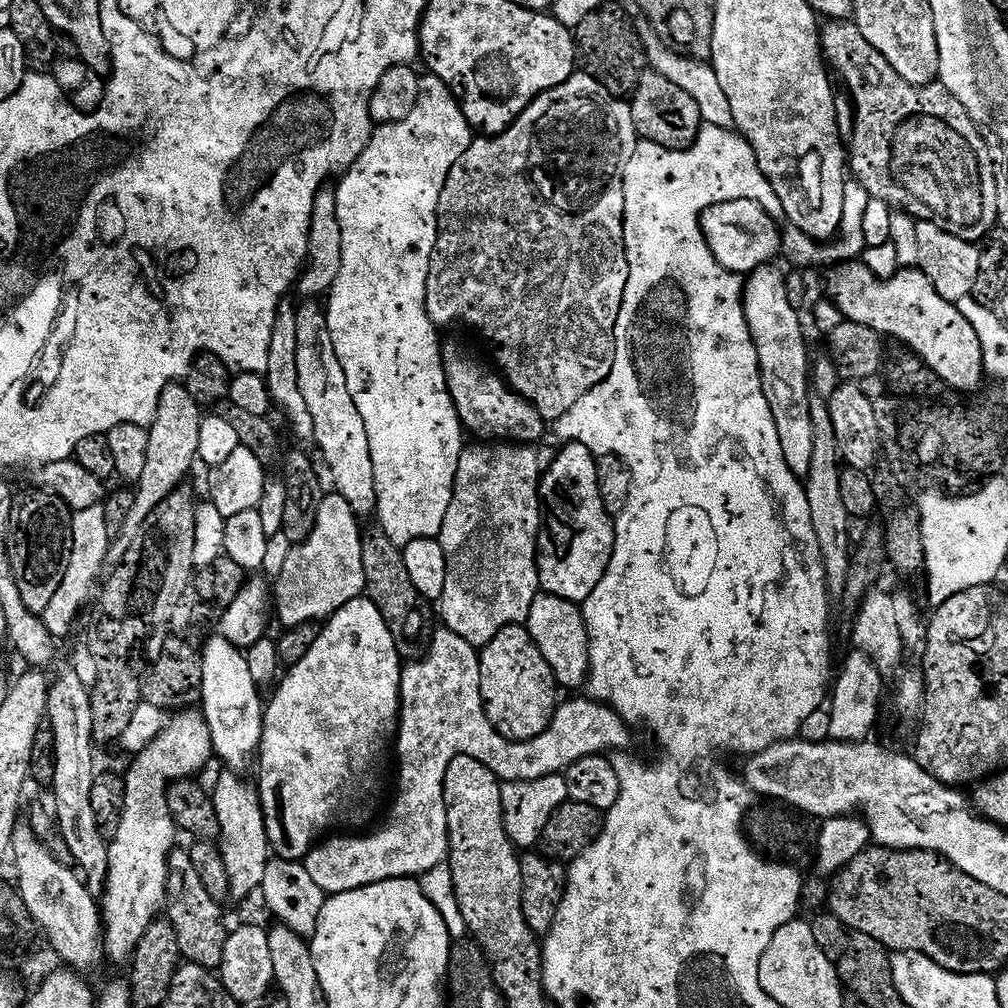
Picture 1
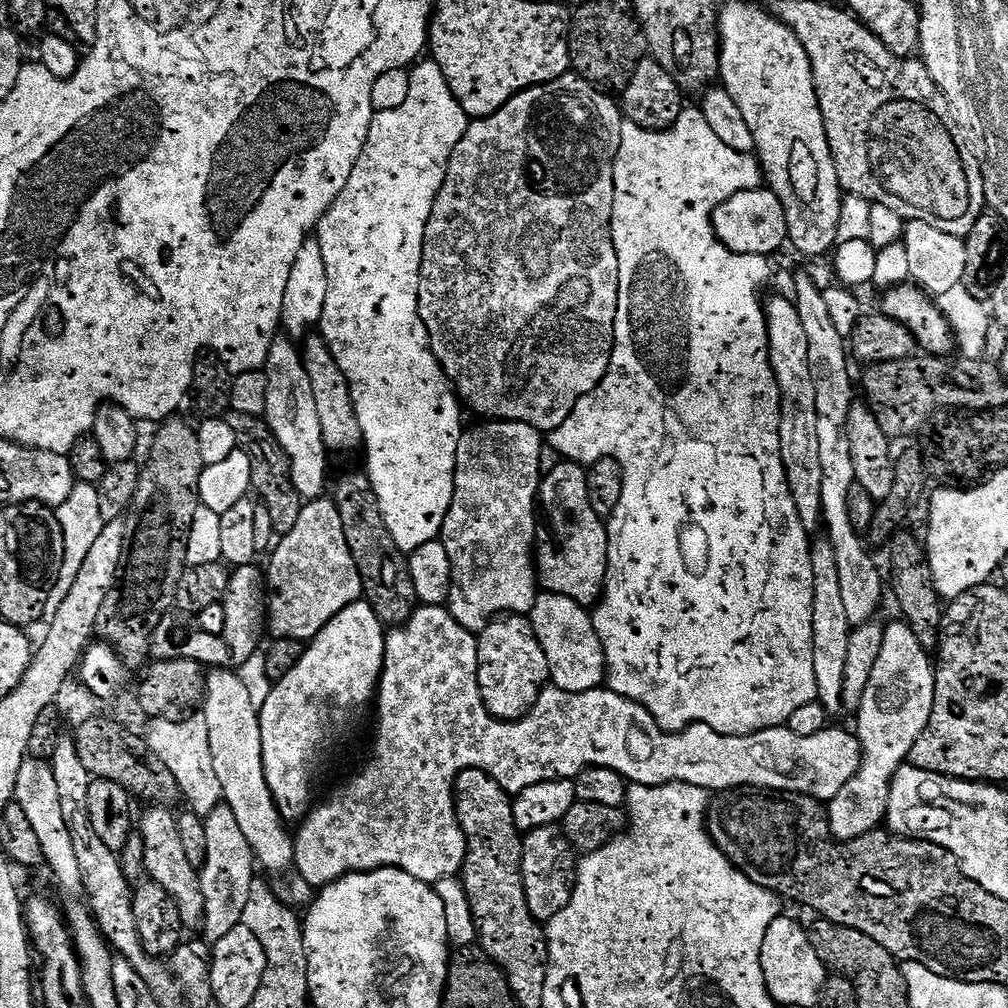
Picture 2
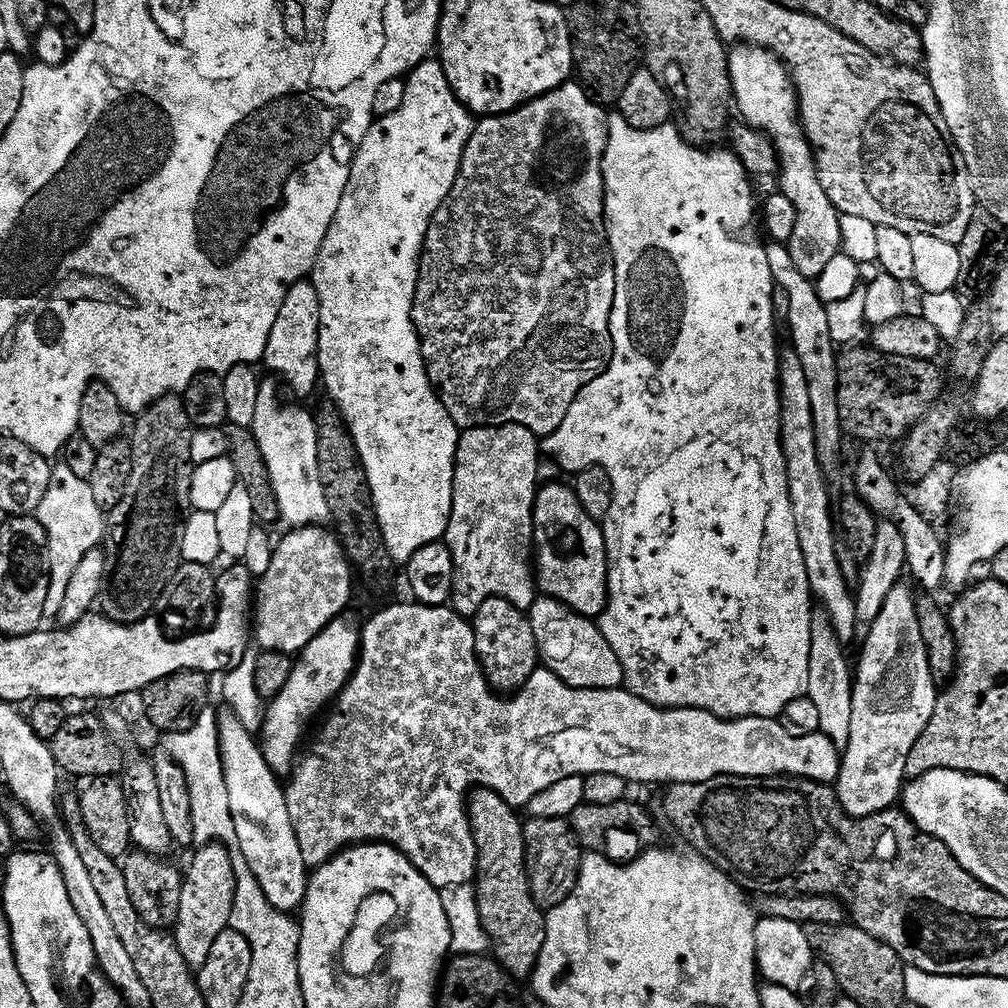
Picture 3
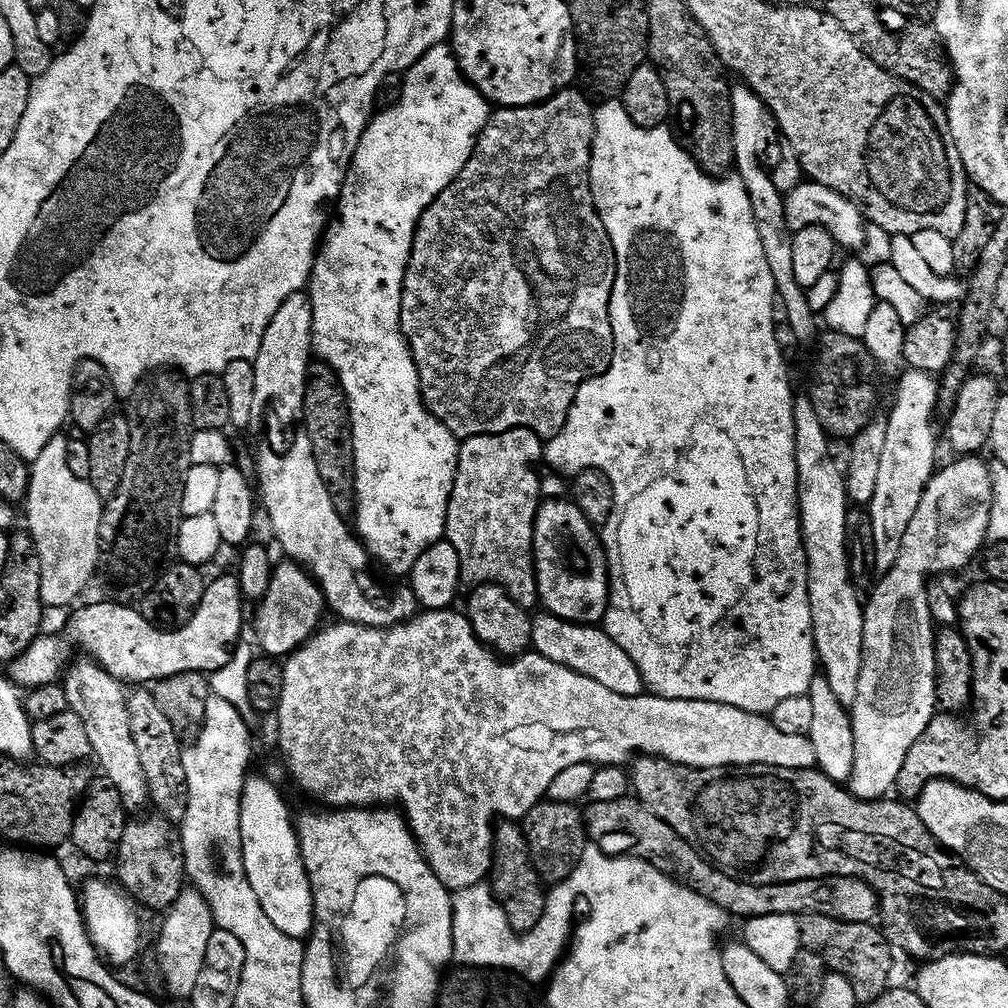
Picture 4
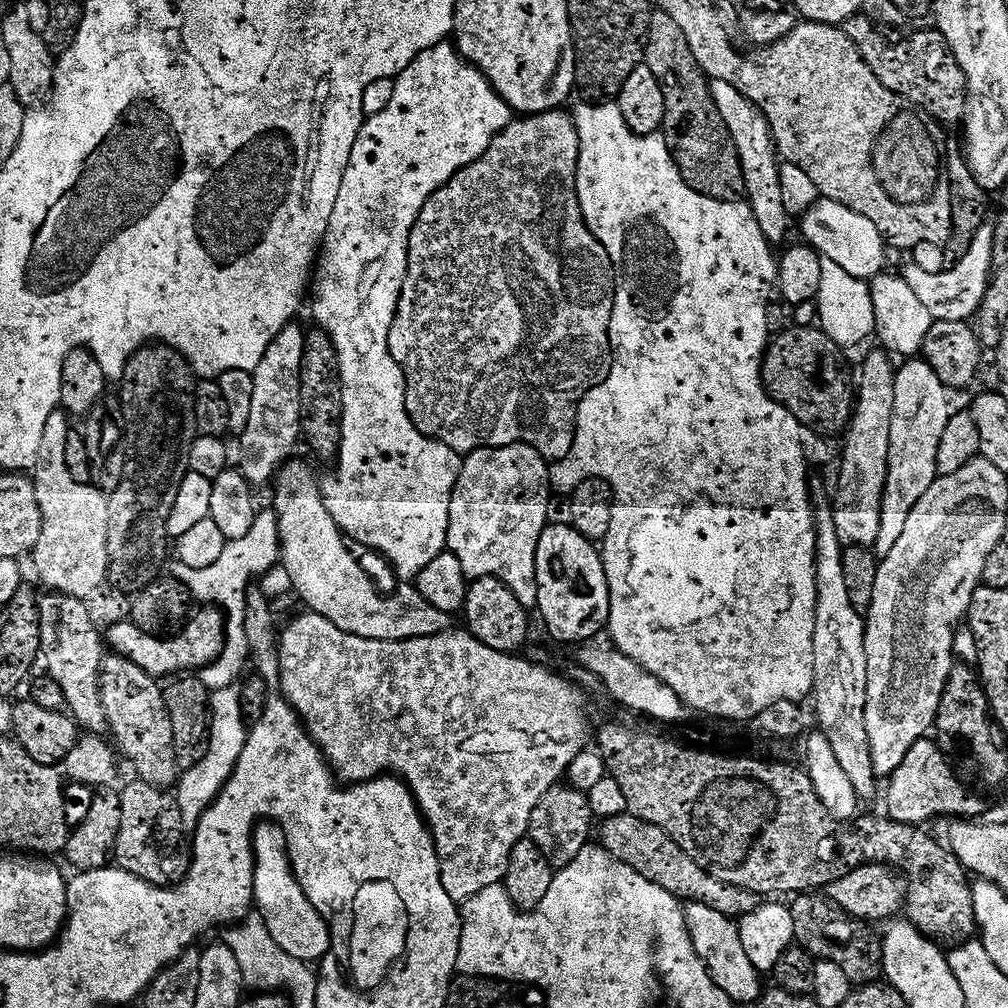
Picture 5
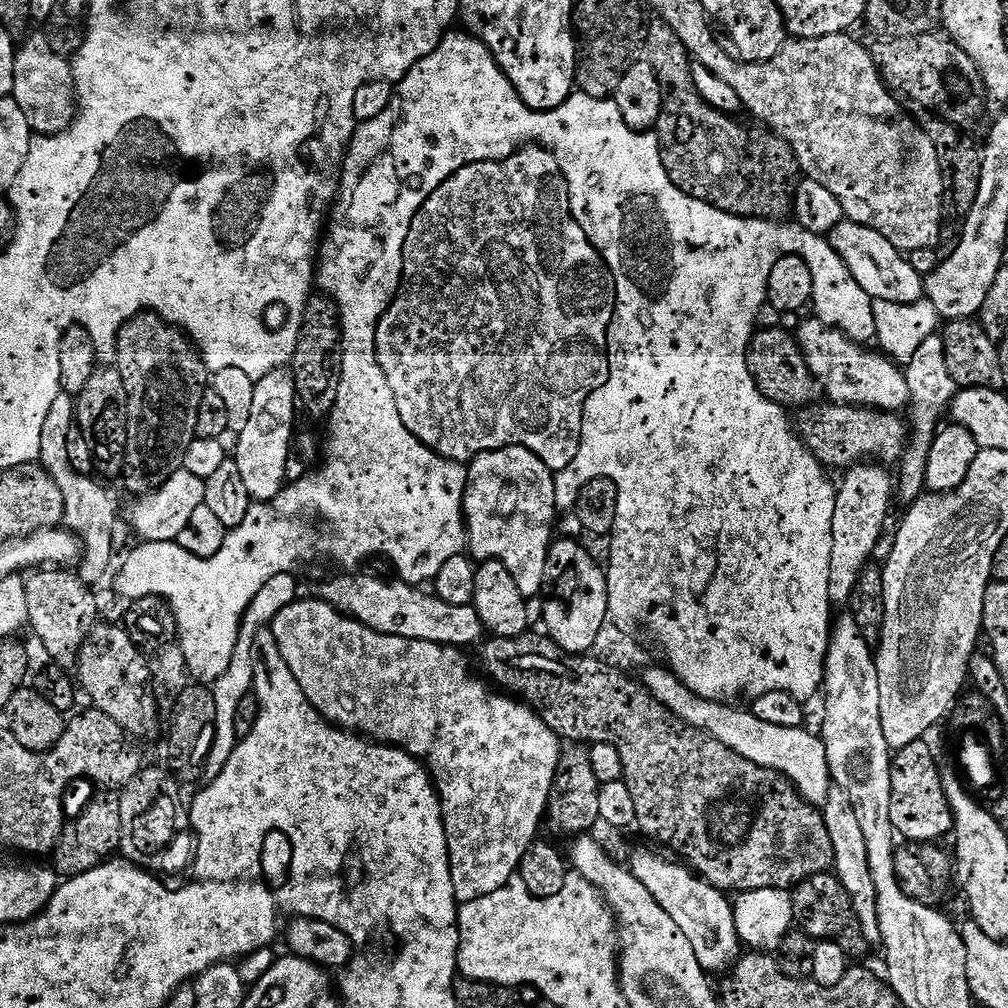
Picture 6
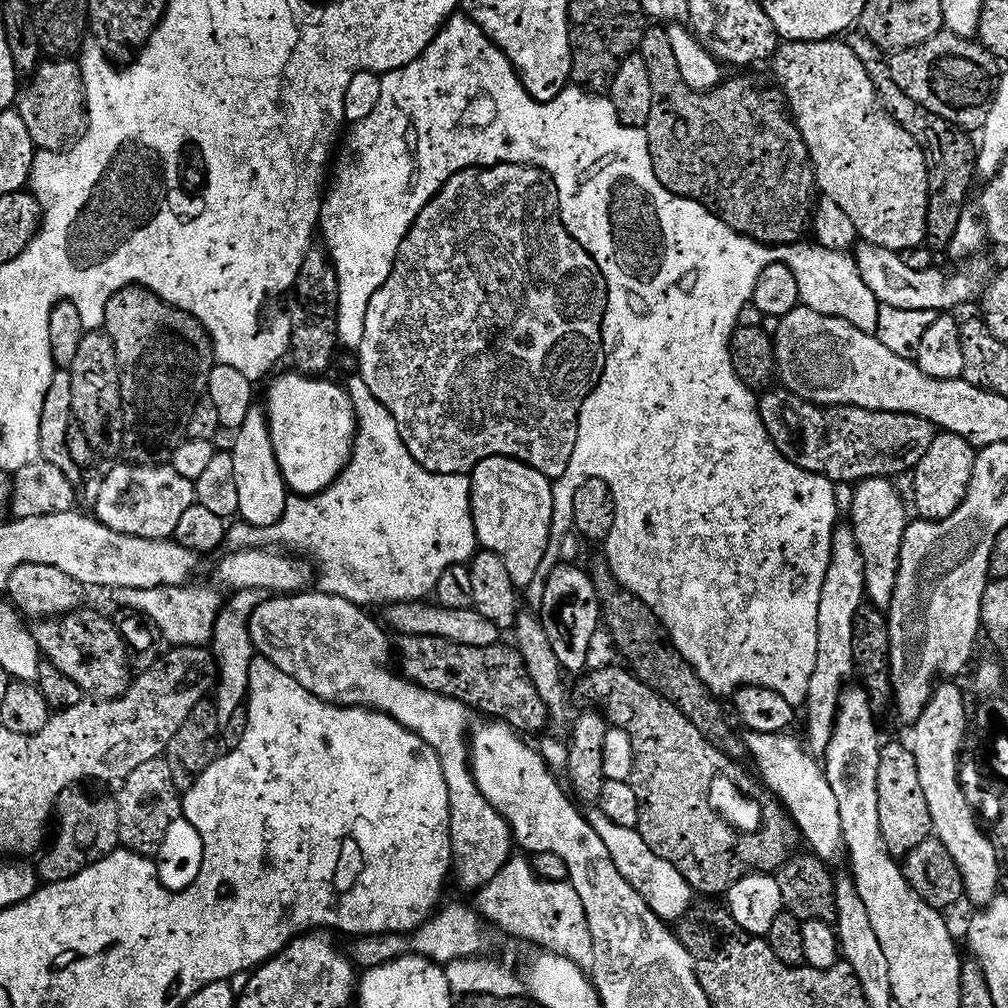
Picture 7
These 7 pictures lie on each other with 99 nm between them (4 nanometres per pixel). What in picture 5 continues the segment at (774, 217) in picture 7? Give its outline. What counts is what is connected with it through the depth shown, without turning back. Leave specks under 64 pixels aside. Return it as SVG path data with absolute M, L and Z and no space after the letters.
M653 11L644 63L664 87L666 114L662 135L684 180L703 196L715 200L733 199L743 189L738 150L715 106L709 79L698 66L682 30L678 30L678 22L674 22L670 14Z

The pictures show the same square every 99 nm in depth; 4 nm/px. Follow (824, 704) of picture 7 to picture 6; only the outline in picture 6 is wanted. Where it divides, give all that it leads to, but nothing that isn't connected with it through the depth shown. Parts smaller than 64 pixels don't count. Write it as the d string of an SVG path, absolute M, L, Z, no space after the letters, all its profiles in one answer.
M870 462L857 464L853 468L845 471L845 476L837 487L833 529L831 530L831 552L830 552L830 598L834 604L839 602L847 603L851 601L854 586L857 585L858 578L861 576L861 570L869 565L868 558L873 554L884 530L890 502L894 500L894 480L887 473L889 472L883 465L877 465Z

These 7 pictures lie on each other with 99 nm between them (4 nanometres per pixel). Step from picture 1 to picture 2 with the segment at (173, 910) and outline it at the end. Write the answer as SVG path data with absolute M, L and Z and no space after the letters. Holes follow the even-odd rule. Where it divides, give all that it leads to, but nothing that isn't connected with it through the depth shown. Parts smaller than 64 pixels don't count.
M149 807L148 813L138 820L138 839L144 843L143 871L147 879L162 886L178 906L185 929L199 929L204 922L204 899L200 886L200 873L190 866L182 847L182 834L178 834L177 815L169 807ZM173 813L173 814L172 814Z

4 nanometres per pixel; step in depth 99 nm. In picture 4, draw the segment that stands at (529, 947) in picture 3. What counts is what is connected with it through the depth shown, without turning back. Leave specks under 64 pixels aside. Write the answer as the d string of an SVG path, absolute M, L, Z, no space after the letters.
M500 822L495 825L490 887L515 932L523 934L538 926L544 913L546 888L532 864L528 837L515 823Z

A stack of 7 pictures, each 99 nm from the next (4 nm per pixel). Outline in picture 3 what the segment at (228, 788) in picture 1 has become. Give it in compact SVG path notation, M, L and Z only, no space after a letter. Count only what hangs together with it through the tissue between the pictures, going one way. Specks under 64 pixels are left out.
M208 844L199 849L183 877L182 902L174 925L174 939L182 958L198 970L206 966L210 950L232 923L232 903L236 893L236 875L232 869L233 853L223 844Z

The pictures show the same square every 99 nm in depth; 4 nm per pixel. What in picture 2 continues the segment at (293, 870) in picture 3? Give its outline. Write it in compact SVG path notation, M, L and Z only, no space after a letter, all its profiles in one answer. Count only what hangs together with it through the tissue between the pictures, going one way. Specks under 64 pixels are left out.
M212 670L207 673L208 690L204 694L202 713L206 716L210 738L210 753L218 782L222 782L223 803L238 818L238 827L252 848L252 855L261 869L284 872L293 867L293 837L281 820L266 782L262 766L262 730L258 712L250 702L246 686L232 670Z

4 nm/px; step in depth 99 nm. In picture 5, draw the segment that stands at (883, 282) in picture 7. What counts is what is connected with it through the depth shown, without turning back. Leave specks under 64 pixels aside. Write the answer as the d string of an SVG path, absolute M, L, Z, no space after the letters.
M819 197L816 204L799 217L798 224L801 234L804 235L803 243L818 252L824 260L837 263L848 274L871 280L883 273L888 246L876 225L866 216L832 199Z

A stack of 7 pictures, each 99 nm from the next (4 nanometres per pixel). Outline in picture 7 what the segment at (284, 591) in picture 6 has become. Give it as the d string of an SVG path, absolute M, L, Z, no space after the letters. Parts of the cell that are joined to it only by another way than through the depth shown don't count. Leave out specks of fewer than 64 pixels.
M245 590L244 592L235 593L231 597L233 600L223 605L220 615L216 618L216 629L212 631L210 641L211 651L218 661L218 683L214 689L214 703L216 713L220 721L230 718L234 710L238 710L247 701L248 687L250 686L250 666L252 665L253 656L257 655L248 624L252 620L254 610L262 606L265 600L265 593L258 590Z

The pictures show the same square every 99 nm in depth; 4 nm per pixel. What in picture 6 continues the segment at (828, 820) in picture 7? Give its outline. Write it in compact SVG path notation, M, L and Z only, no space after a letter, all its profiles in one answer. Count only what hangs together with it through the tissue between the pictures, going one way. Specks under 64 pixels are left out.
M667 666L645 668L642 672L642 683L644 689L655 700L662 702L662 706L666 706L666 710L670 710L673 716L678 717L682 722L686 722L690 728L702 730L706 734L710 734L710 738L718 738L718 742L722 742L722 746L730 746L730 750L734 750L734 754L742 754L742 758L746 758L750 763L769 768L785 776L800 791L800 797L807 800L809 804L822 806L828 800L829 790L832 787L832 776L829 774L826 746L817 733L815 736L814 733L807 732L807 727L804 726L791 729L787 726L774 726L773 723L762 722L761 719L755 717L751 710L744 706L710 702L706 698L694 694L694 690L687 688L672 673L672 669Z

